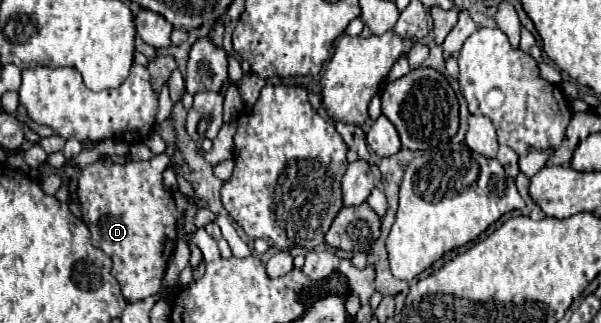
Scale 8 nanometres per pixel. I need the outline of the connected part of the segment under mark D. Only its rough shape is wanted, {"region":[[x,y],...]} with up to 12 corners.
{"region":[[168,154],[78,178],[92,244],[128,302],[176,246]]}

